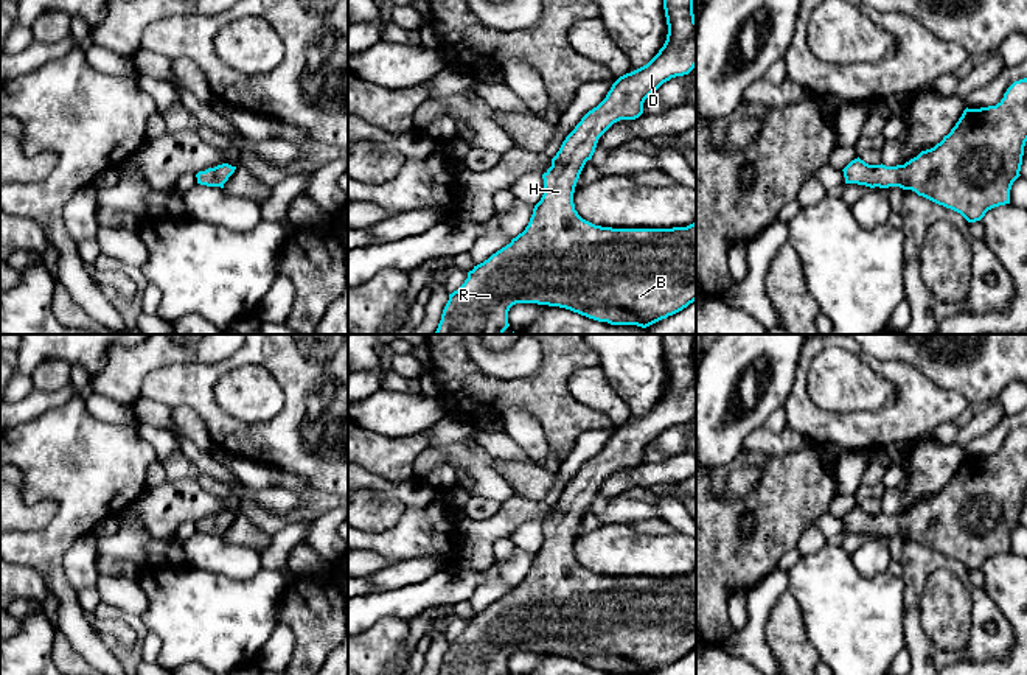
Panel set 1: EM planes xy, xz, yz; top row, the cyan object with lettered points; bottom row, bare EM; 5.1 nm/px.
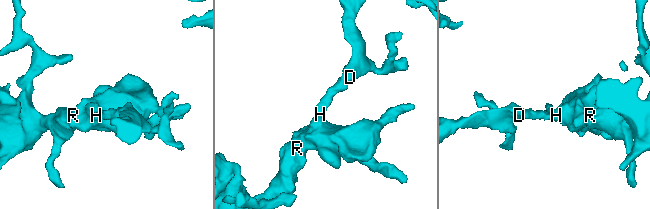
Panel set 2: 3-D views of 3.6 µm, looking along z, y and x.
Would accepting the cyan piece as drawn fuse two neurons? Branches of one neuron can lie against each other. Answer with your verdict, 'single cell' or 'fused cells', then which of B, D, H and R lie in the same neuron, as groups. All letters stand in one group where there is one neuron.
single cell; groups B D H R

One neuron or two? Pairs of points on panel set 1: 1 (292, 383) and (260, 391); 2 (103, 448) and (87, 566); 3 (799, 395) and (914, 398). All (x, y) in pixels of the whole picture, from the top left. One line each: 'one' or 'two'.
1: two
2: two
3: one

